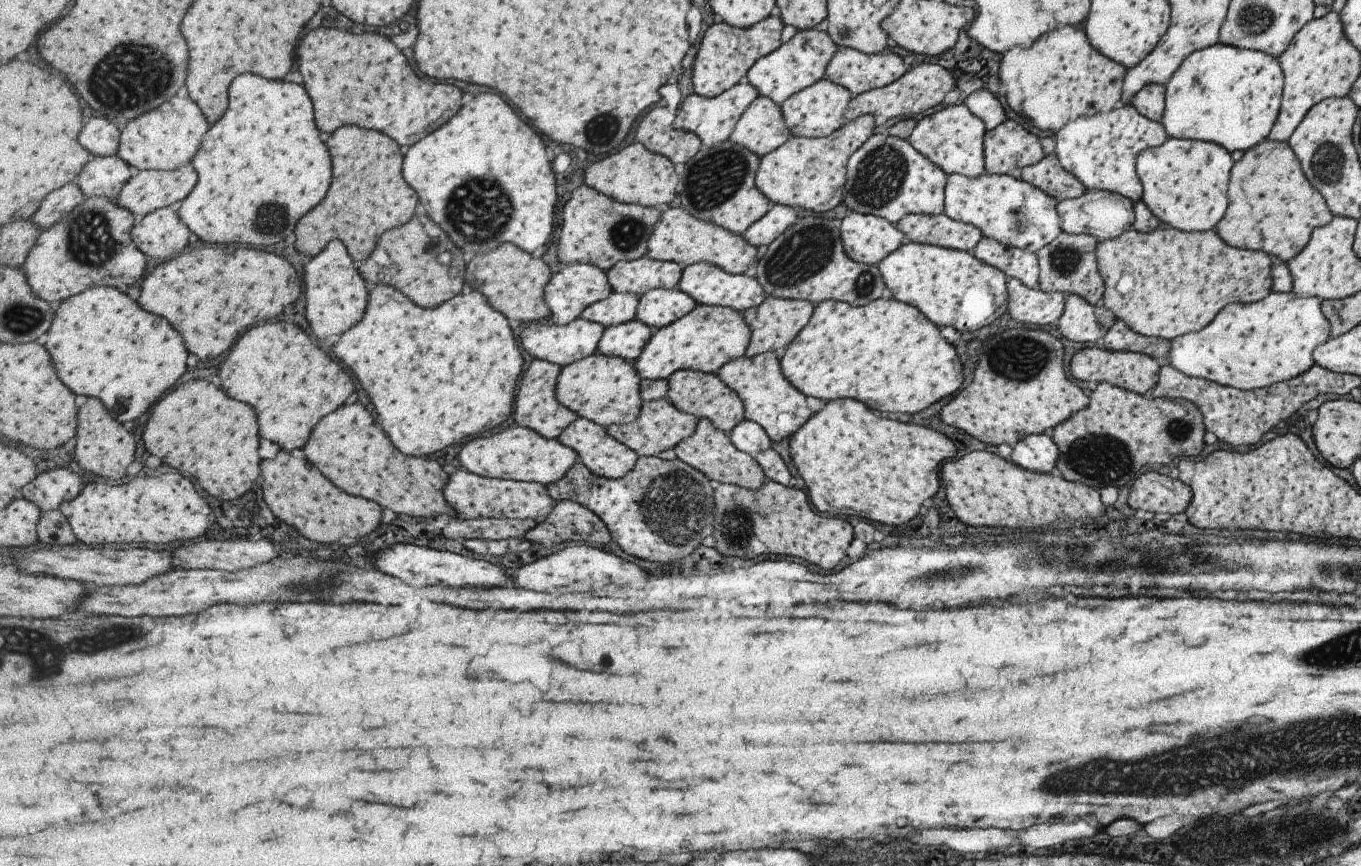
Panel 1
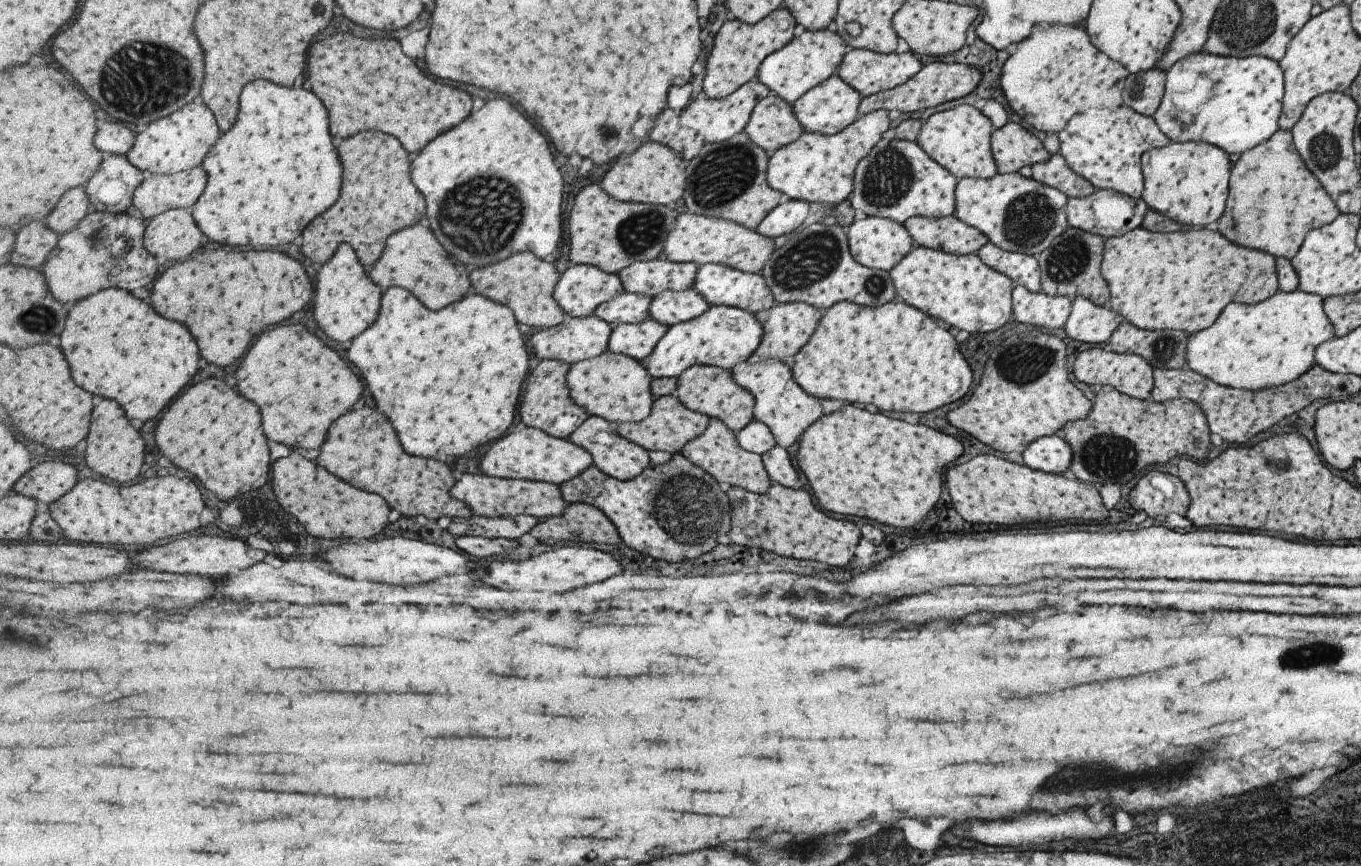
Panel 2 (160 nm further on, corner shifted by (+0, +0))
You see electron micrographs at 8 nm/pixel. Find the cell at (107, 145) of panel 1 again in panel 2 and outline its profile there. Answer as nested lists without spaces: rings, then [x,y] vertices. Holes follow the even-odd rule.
[[[105,122],[99,130],[99,140],[95,140],[103,152],[128,155],[135,146],[135,134],[121,122]]]

